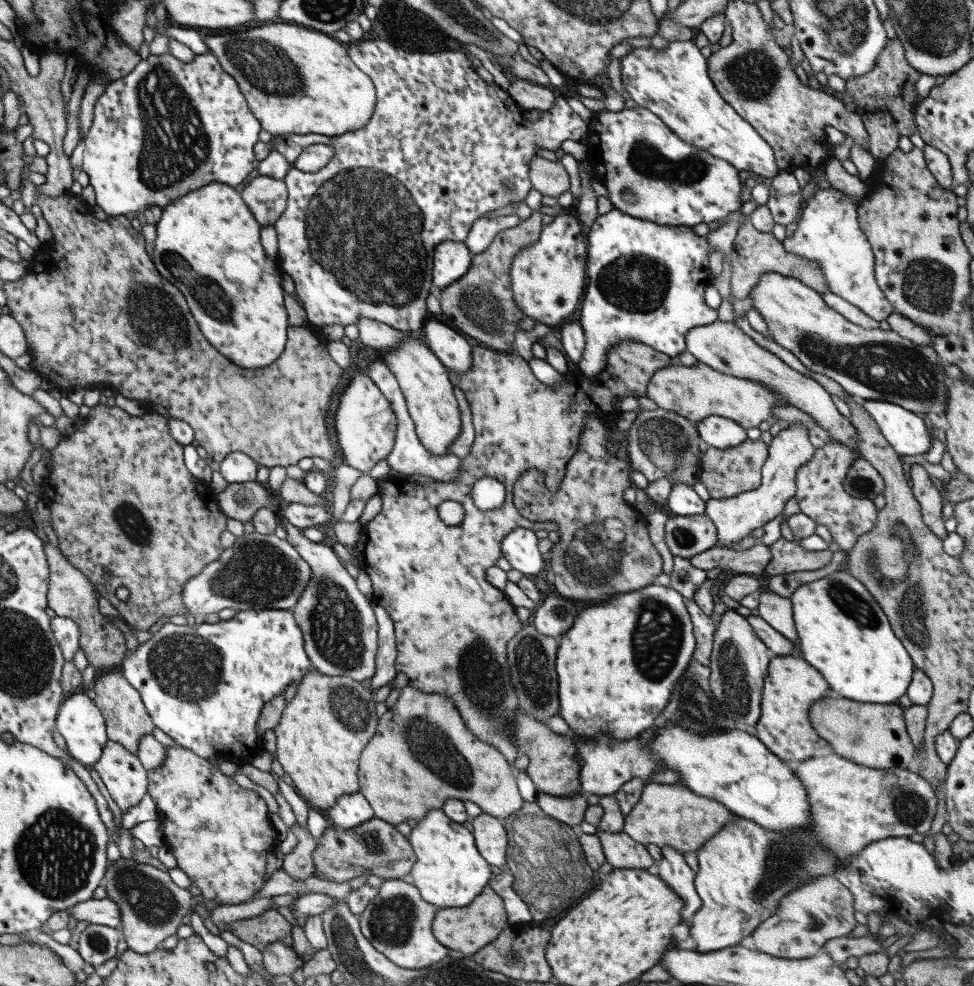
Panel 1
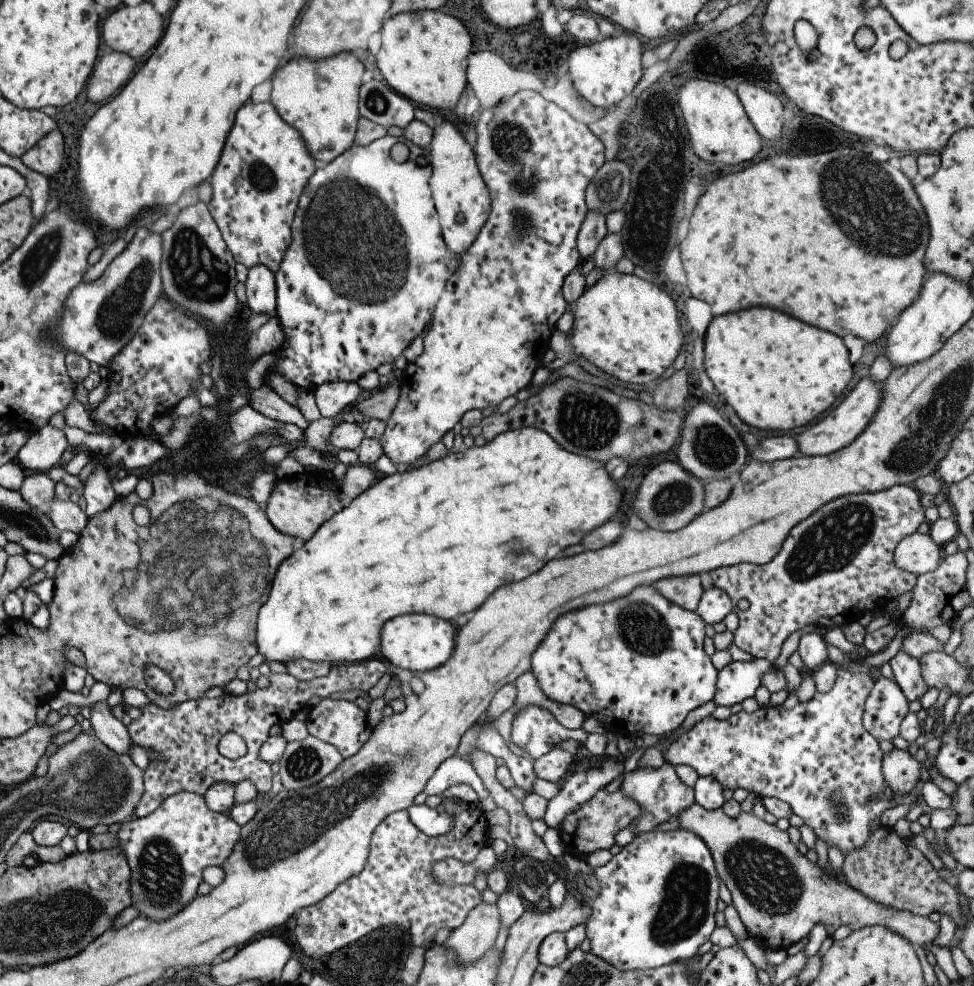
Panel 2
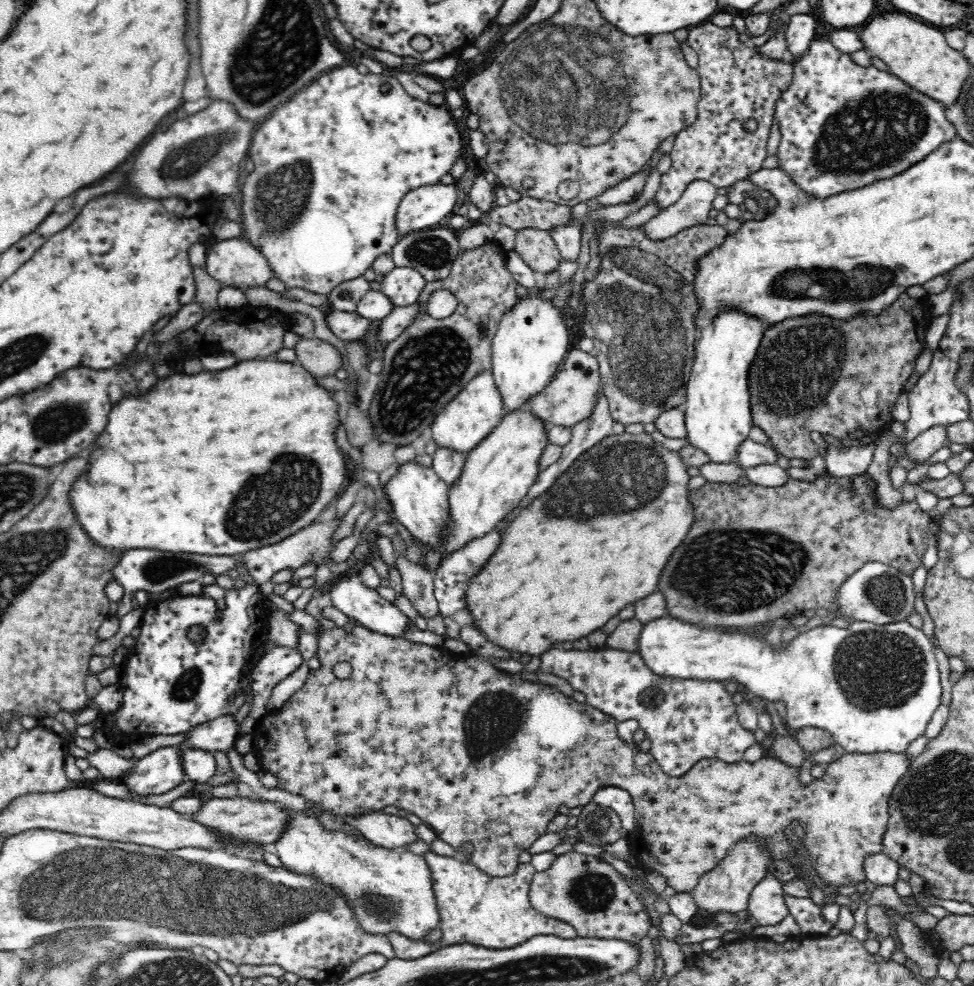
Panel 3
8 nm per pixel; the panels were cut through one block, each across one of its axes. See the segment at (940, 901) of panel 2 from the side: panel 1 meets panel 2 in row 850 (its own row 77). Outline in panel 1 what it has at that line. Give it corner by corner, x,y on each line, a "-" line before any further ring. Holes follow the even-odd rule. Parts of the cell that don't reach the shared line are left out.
899,38
887,40
885,48
879,52
875,66
865,76
853,76
845,82
845,94
853,100
853,112
861,116
865,130
869,134
869,154
879,162
891,156
897,150
899,136
911,136
917,132
915,124
915,108
919,106
919,98
915,96
915,82
921,76
915,68
909,66

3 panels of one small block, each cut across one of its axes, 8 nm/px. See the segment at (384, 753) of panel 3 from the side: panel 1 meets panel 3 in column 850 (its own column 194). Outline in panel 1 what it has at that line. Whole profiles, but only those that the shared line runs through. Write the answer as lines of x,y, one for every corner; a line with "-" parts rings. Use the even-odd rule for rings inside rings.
181,746
165,750
163,764
147,772
147,782
147,796
157,806
157,820
163,826
165,844
169,846
169,854
177,860
177,868
187,874
191,884
201,890
205,900
217,900
221,906
247,904
247,900
263,888
267,854
279,842
277,832
267,822
269,818
265,802
253,790
239,788
231,776
223,776
217,766
211,766
207,760
201,760

